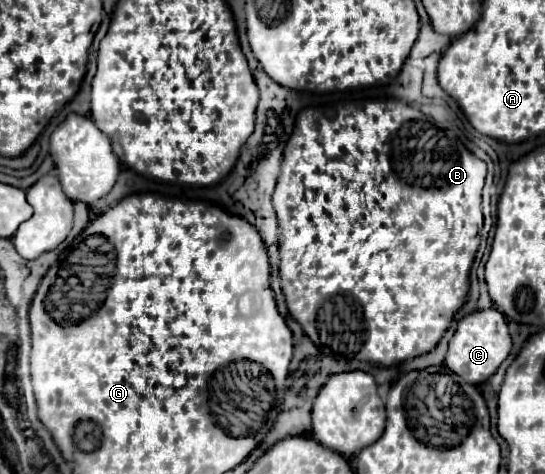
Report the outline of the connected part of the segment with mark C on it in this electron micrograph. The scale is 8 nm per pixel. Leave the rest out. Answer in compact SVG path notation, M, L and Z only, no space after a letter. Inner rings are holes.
M495 308L477 310L459 320L457 330L449 342L449 352L447 352L445 364L451 372L461 376L465 382L481 384L489 376L495 374L495 370L509 356L509 352L511 352L511 336L507 330L505 316Z

